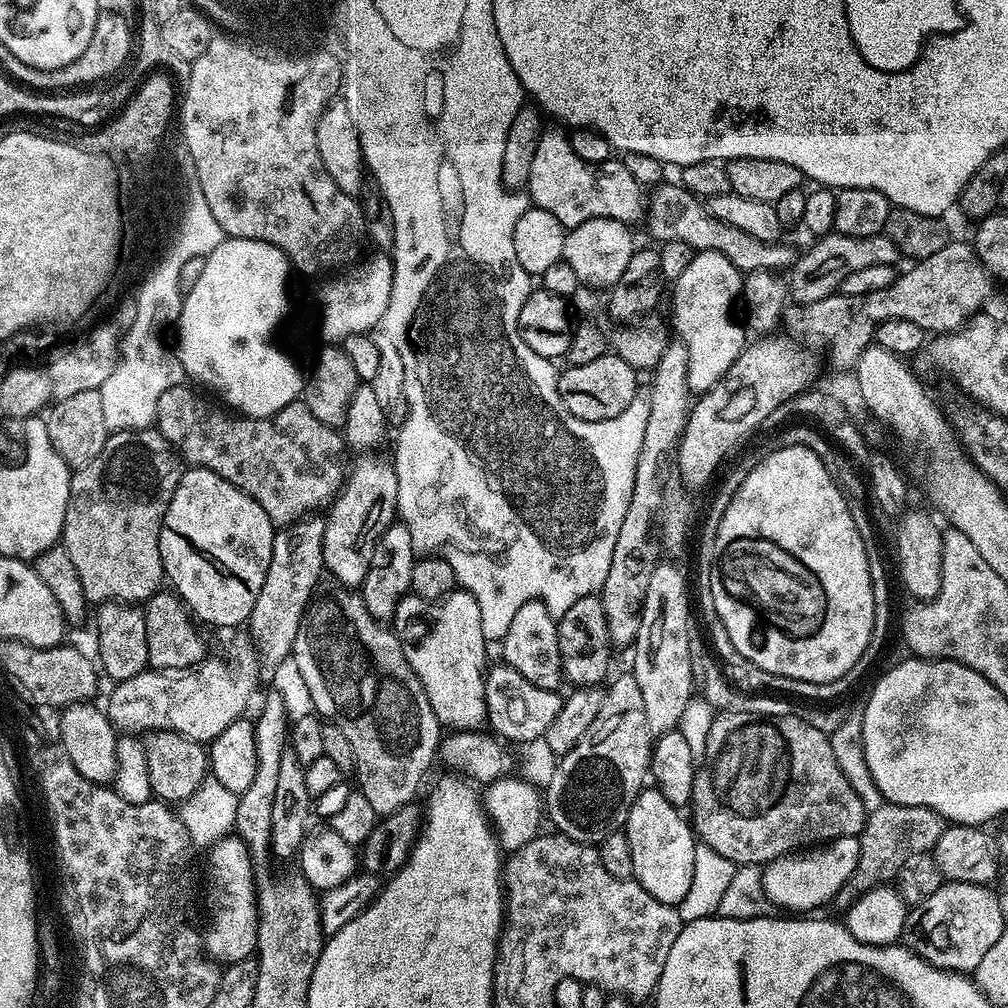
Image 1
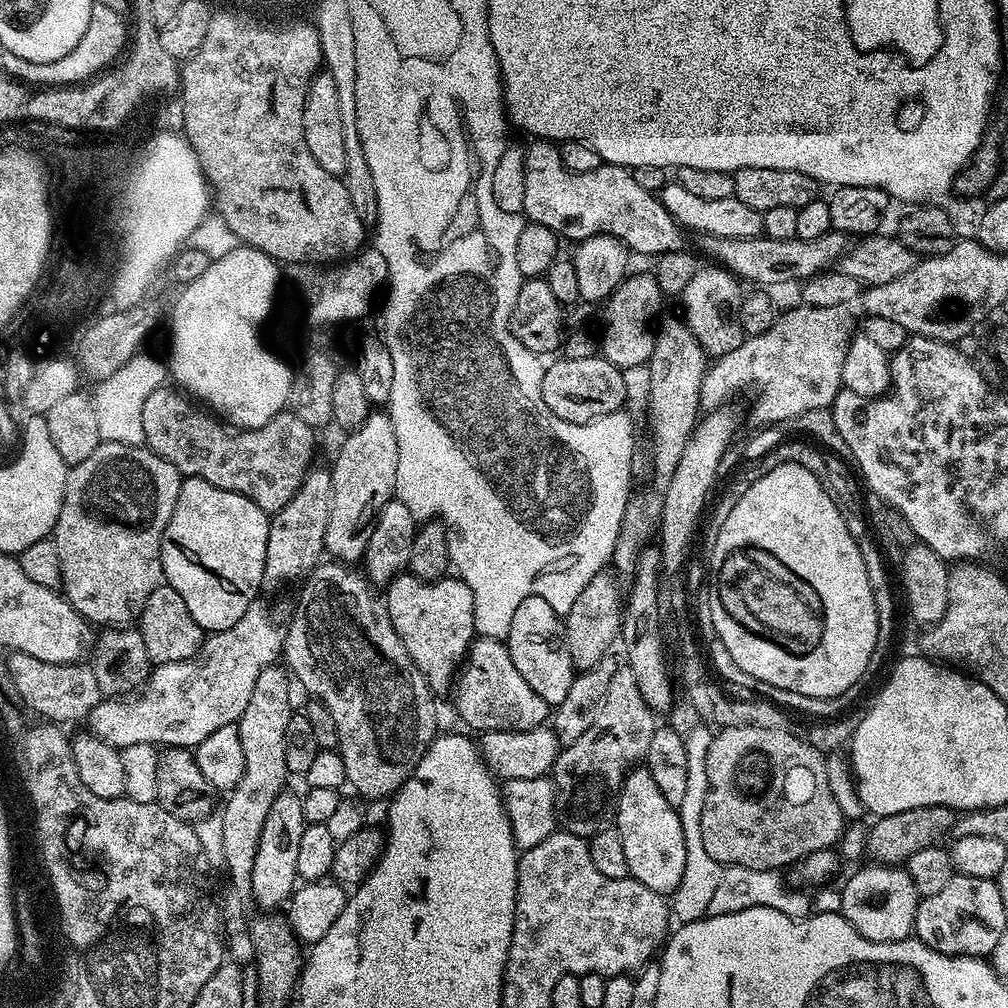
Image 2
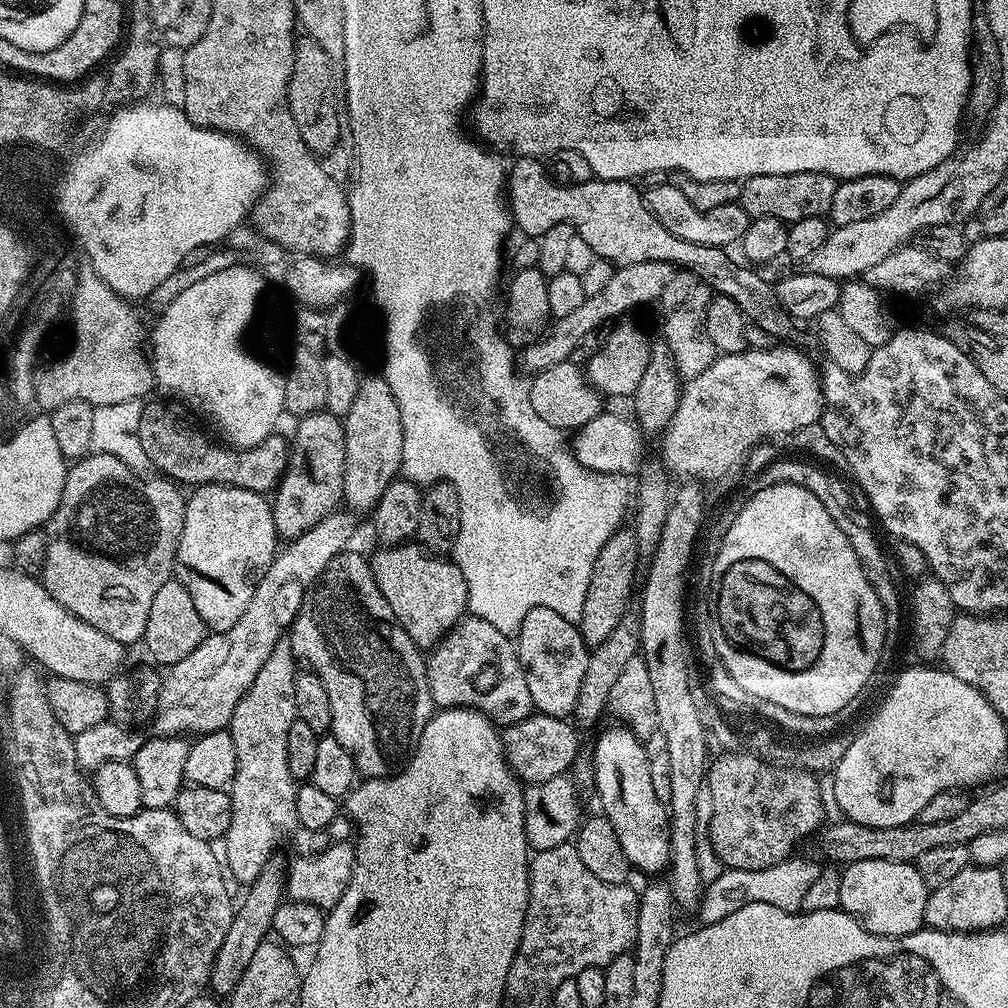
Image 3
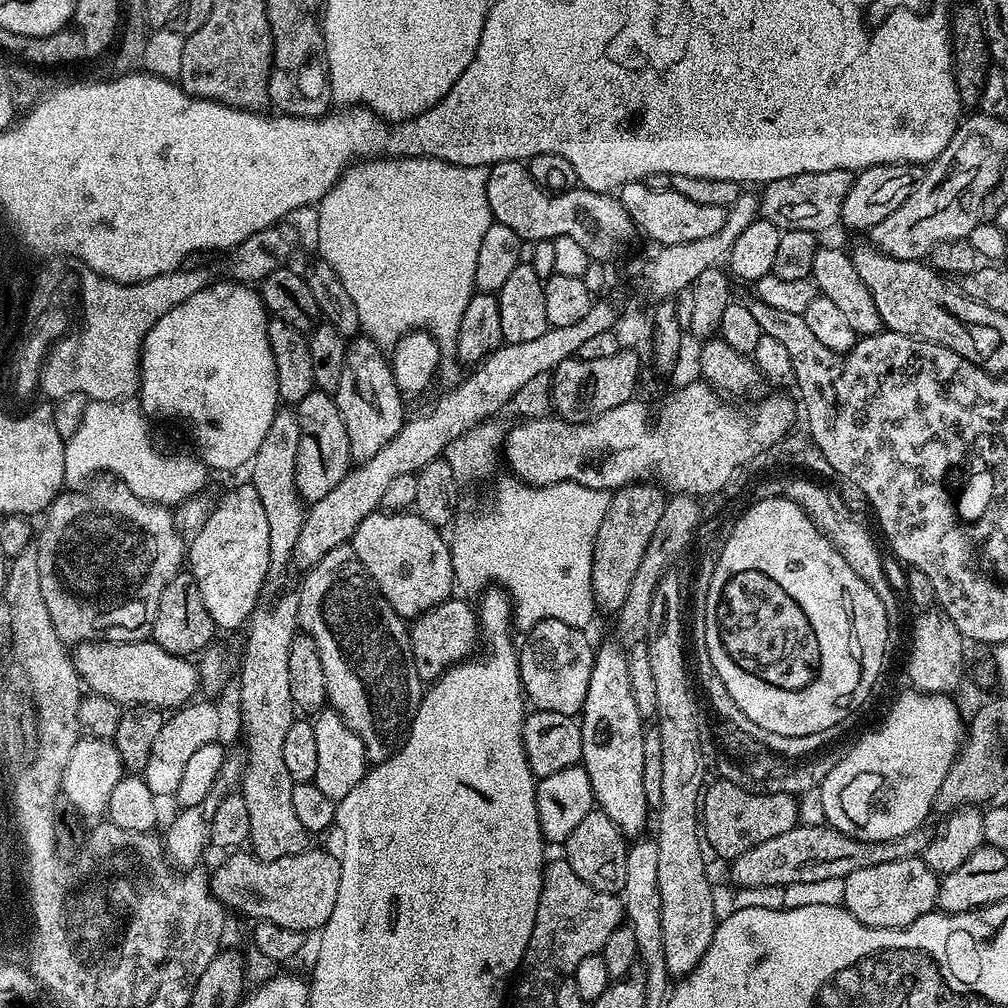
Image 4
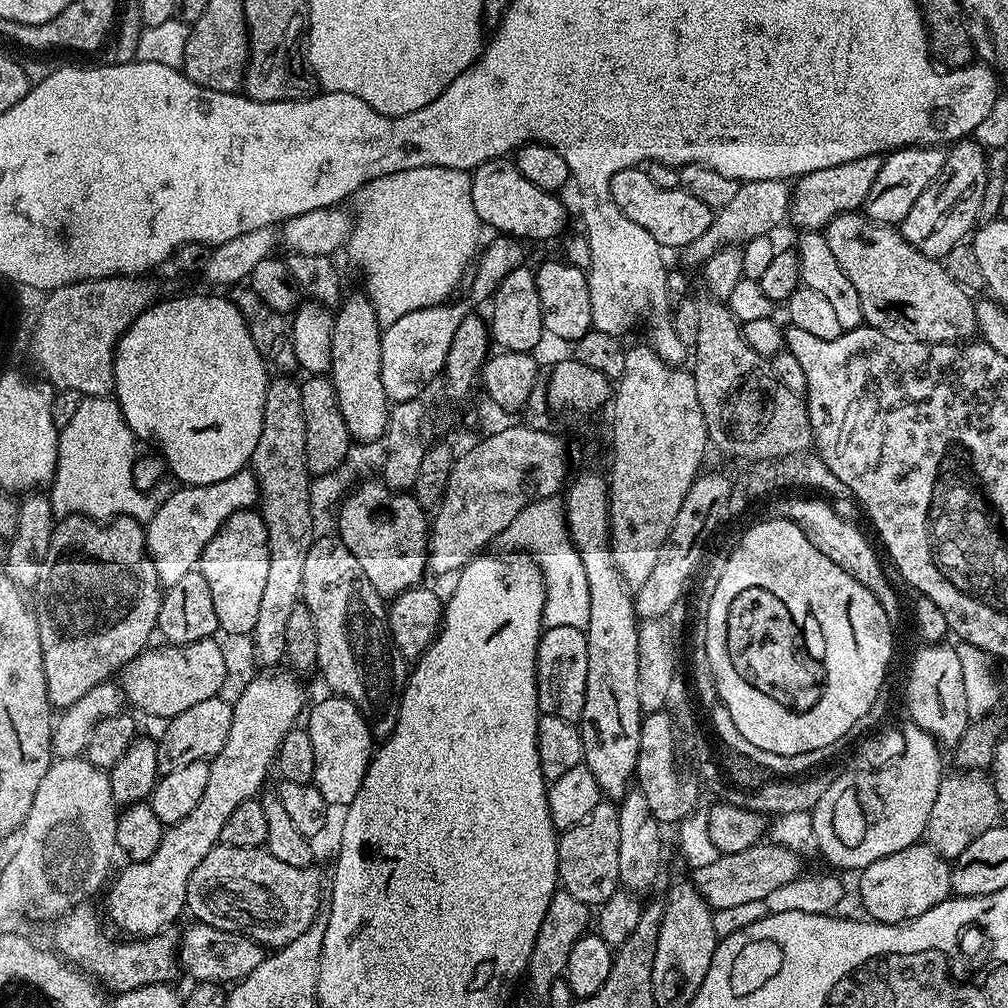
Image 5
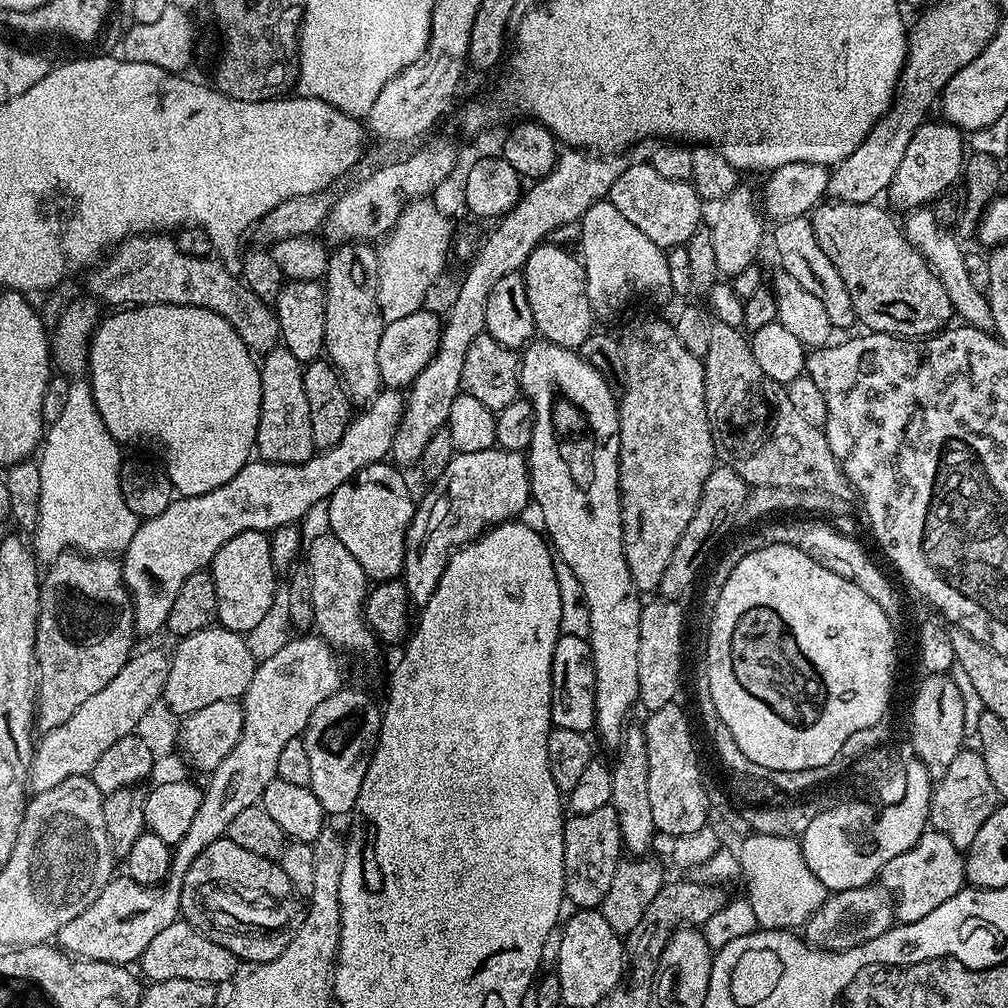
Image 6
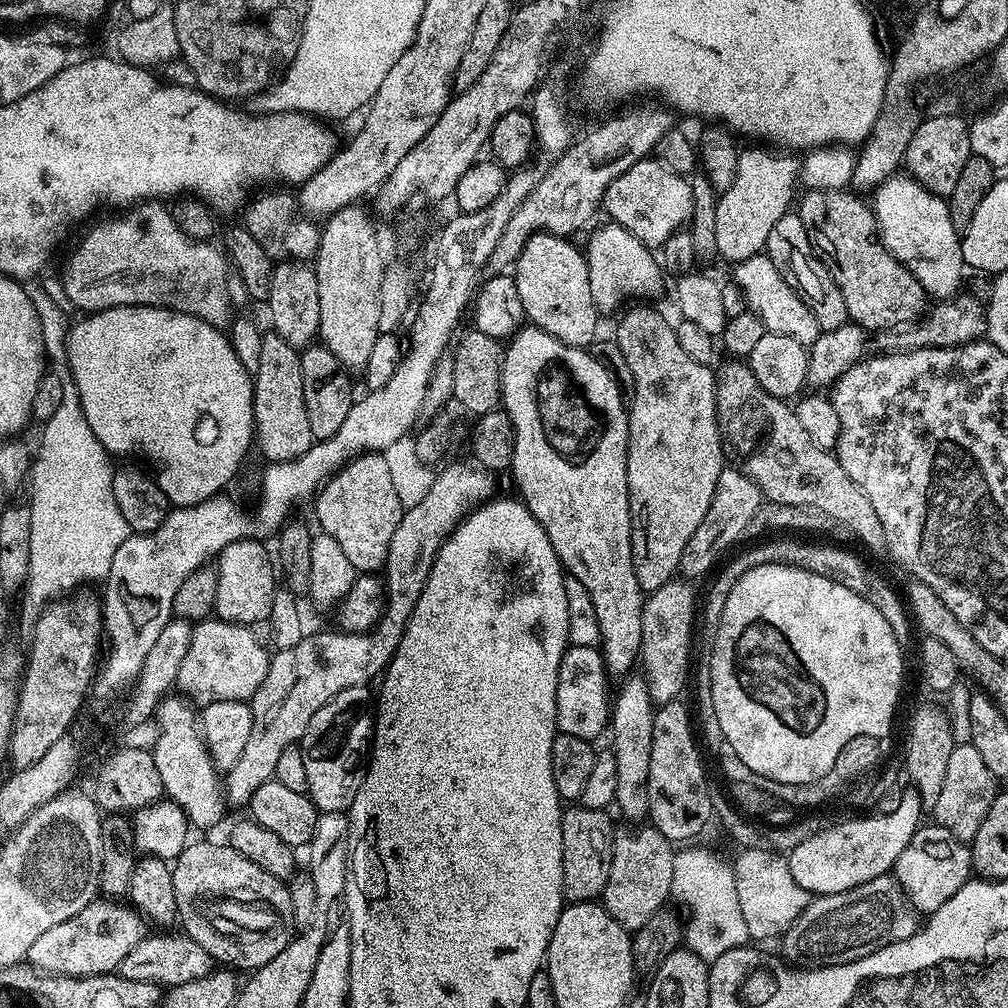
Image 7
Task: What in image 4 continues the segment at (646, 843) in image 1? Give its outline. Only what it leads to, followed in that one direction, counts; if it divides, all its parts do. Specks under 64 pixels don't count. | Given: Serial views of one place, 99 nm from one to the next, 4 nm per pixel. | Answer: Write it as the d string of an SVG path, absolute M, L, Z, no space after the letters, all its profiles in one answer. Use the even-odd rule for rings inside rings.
M604 644L601 648L599 645L595 649L596 664L590 674L584 711L578 720L582 734L580 758L586 774L590 774L590 786L599 811L605 812L625 837L636 838L650 824L650 805L642 778L646 725L634 702L634 690L630 688L628 652L616 644Z

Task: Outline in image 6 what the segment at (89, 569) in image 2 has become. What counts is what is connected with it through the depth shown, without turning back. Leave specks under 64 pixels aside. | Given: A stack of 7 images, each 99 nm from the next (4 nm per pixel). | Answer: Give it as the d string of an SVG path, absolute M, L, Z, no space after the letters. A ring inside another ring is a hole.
M65 550L58 553L47 565L47 568L40 581L40 613L36 627L36 661L40 681L36 687L35 727L41 733L50 732L58 726L62 726L62 722L66 722L66 718L70 718L70 714L74 714L74 710L78 710L78 706L82 706L82 702L86 702L86 698L98 694L98 690L102 690L102 686L106 686L106 682L110 682L110 678L114 678L114 674L118 674L118 670L122 670L122 666L126 666L129 656L134 652L134 647L132 648L132 636L134 637L132 598L128 595L127 588L124 587L124 574L119 559L108 554L85 554L75 550Z

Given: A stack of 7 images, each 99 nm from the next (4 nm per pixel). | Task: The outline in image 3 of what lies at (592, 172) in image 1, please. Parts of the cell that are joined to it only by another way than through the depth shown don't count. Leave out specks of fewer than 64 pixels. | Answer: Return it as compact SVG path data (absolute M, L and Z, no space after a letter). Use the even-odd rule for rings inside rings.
M522 156L513 159L506 172L506 207L511 223L515 227L517 224L525 237L539 238L558 223L570 223L575 228L575 235L586 240L596 258L611 261L621 268L634 266L634 262L662 260L688 269L713 293L731 298L744 312L745 321L757 324L773 338L788 336L792 332L794 321L778 302L775 287L767 284L756 273L759 271L755 267L744 262L739 264L731 256L731 251L718 246L698 246L698 242L686 242L670 234L670 230L654 218L641 189L631 180L594 178L585 184L558 184L537 157Z

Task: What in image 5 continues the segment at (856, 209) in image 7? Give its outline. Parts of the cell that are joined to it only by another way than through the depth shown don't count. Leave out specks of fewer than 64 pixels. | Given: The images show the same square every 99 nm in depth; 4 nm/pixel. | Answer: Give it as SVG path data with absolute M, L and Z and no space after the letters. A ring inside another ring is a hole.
M857 210L831 220L823 233L826 242L830 242L830 250L838 266L842 266L842 271L846 278L850 278L854 290L858 290L867 327L877 328L895 340L917 340L923 344L959 344L971 341L977 335L973 297L962 286L958 286L954 278L950 278L937 257L914 250L914 246L910 246L910 242L906 242L906 238L895 227L875 224L863 211Z

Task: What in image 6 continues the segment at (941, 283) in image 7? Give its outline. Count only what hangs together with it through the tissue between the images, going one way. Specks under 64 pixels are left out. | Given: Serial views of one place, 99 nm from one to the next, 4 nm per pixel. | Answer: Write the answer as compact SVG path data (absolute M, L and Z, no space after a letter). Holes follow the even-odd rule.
M912 210L907 213L908 221L903 221L902 231L912 244L912 247L920 253L920 257L927 262L932 273L942 282L946 294L952 303L953 313L957 317L961 316L963 323L970 328L977 328L983 332L992 332L991 310L988 305L987 295L978 290L974 290L974 285L970 283L970 274L966 274L966 255L961 241L957 240L951 231L948 232L940 225L940 220L932 210Z

